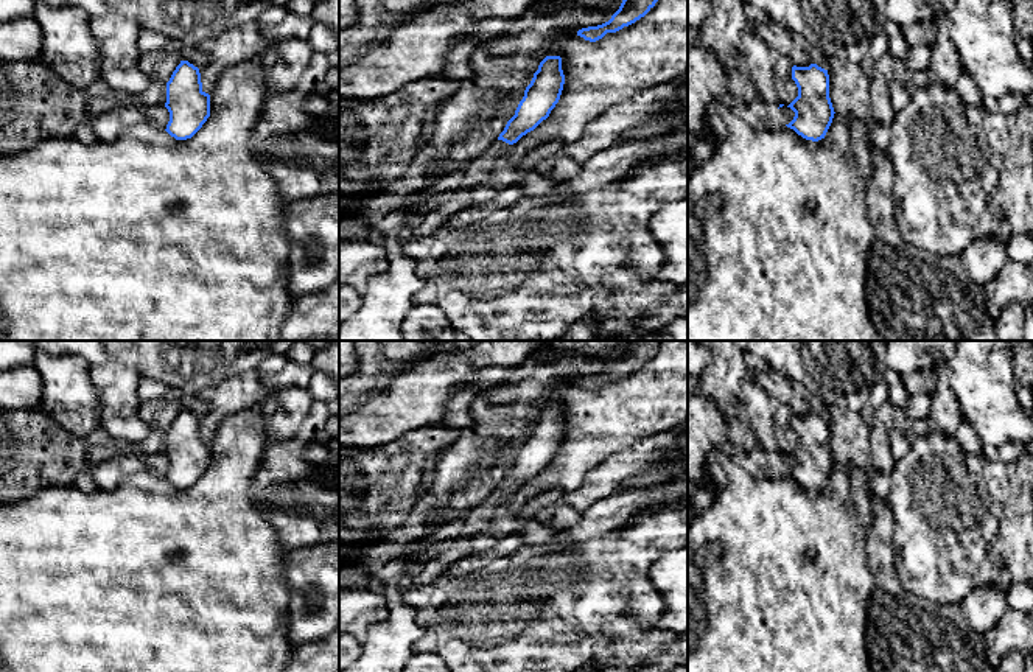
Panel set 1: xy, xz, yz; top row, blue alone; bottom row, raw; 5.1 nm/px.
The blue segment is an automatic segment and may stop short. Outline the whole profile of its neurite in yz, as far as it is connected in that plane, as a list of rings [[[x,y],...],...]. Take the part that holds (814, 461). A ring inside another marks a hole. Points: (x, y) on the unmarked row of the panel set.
[[[817,412],[793,414],[792,428],[798,436],[798,445],[787,454],[795,465],[786,474],[806,488],[818,490],[825,487],[835,462],[829,446],[828,418]]]

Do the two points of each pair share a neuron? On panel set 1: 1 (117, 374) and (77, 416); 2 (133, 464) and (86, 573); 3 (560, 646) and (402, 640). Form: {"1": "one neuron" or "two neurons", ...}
{"1": "two neurons", "2": "two neurons", "3": "two neurons"}

